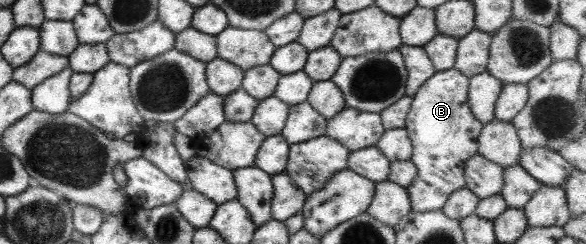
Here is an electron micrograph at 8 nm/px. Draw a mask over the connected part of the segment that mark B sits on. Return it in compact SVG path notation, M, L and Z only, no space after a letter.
M453 67L444 71L435 71L412 95L412 101L406 116L405 130L412 152L409 161L416 167L417 173L410 186L406 187L412 213L426 213L441 210L452 192L465 187L464 163L477 155L477 138L483 126L472 116L467 102L469 78Z

